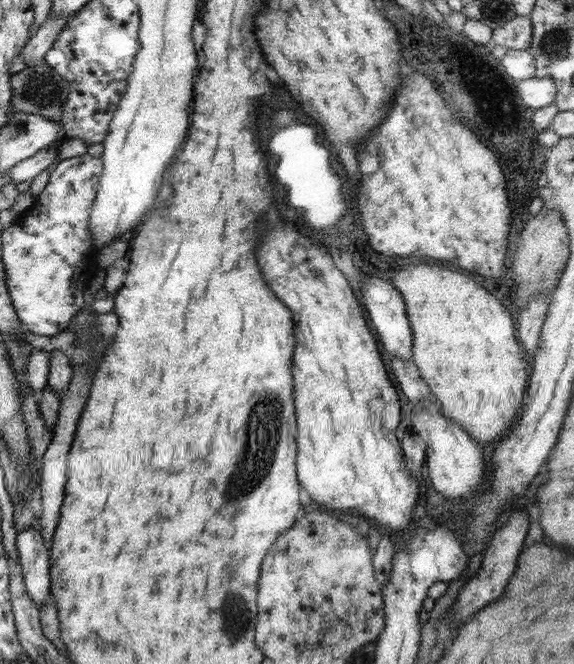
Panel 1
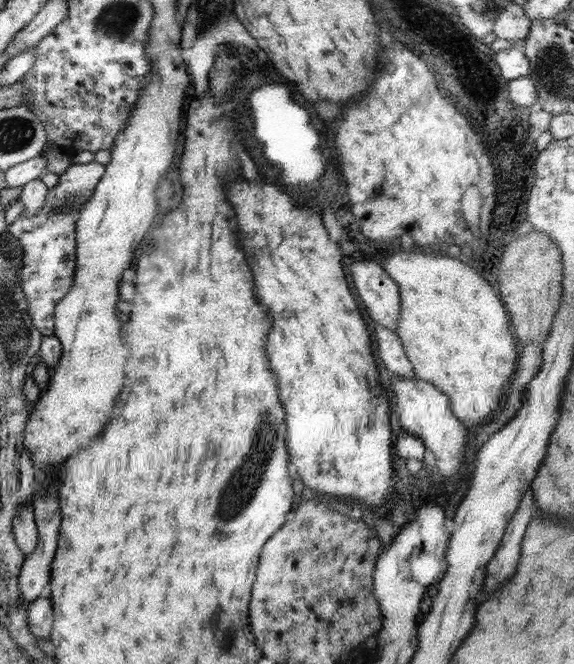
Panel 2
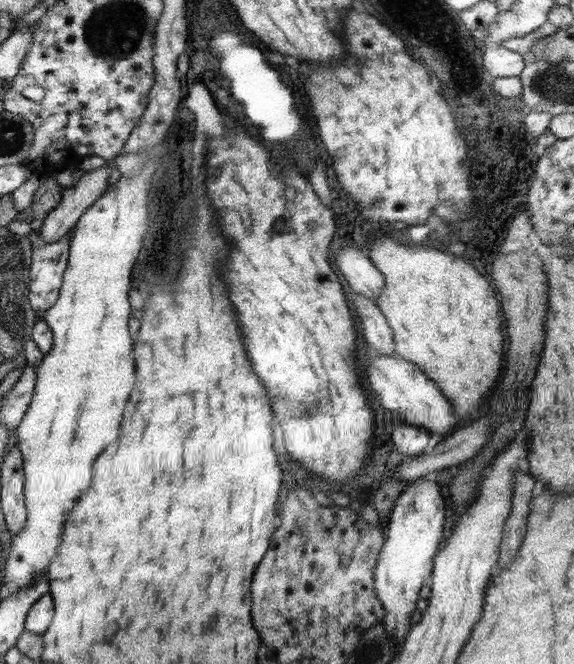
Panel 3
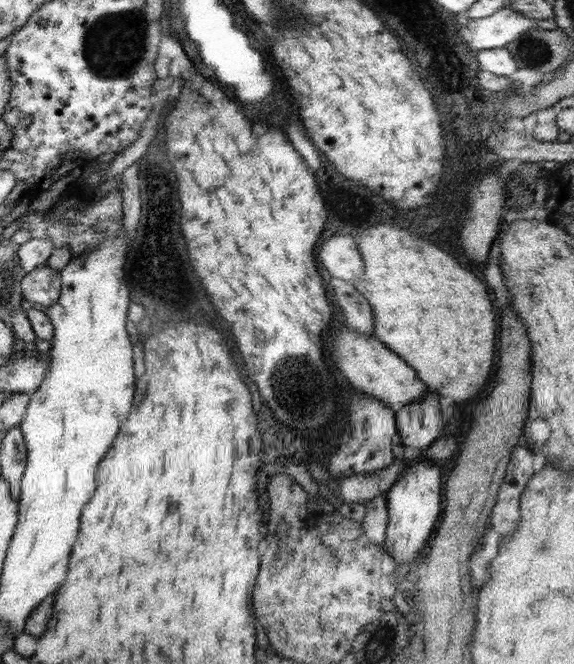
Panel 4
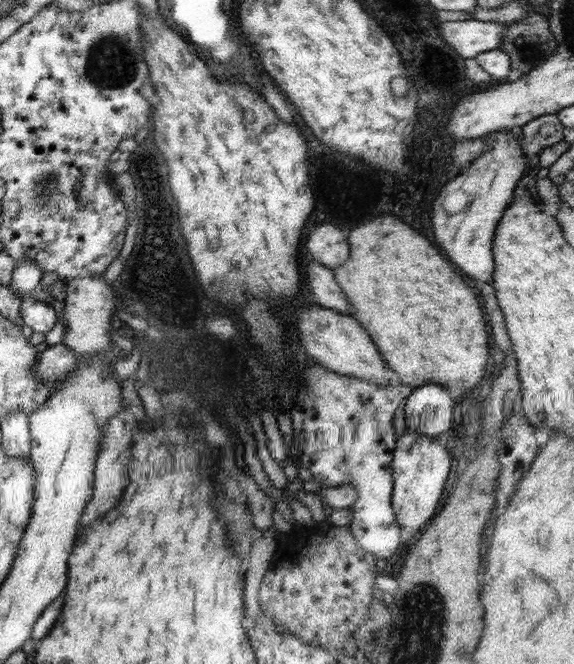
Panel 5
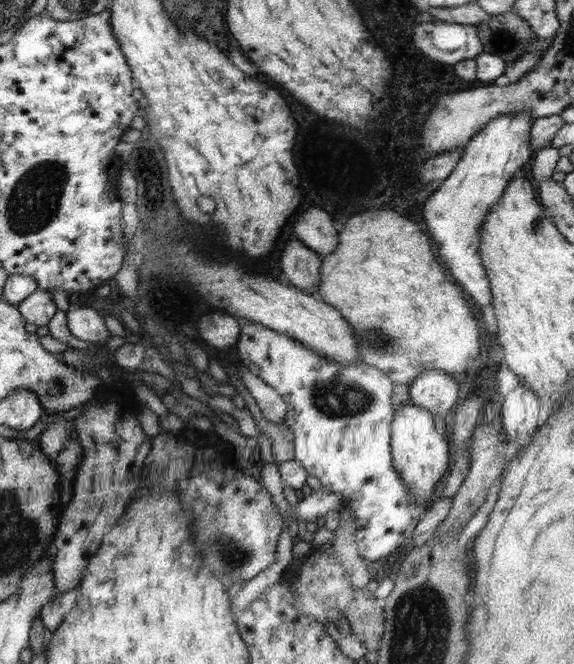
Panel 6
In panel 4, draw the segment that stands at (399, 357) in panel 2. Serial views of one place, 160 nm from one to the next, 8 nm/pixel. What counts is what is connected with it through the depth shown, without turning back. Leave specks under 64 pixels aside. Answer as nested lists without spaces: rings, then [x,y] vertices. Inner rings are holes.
[[[326,275],[326,286],[334,296],[338,310],[344,314],[342,322],[346,322],[356,332],[374,335],[374,313],[368,300],[349,282],[340,278]]]

